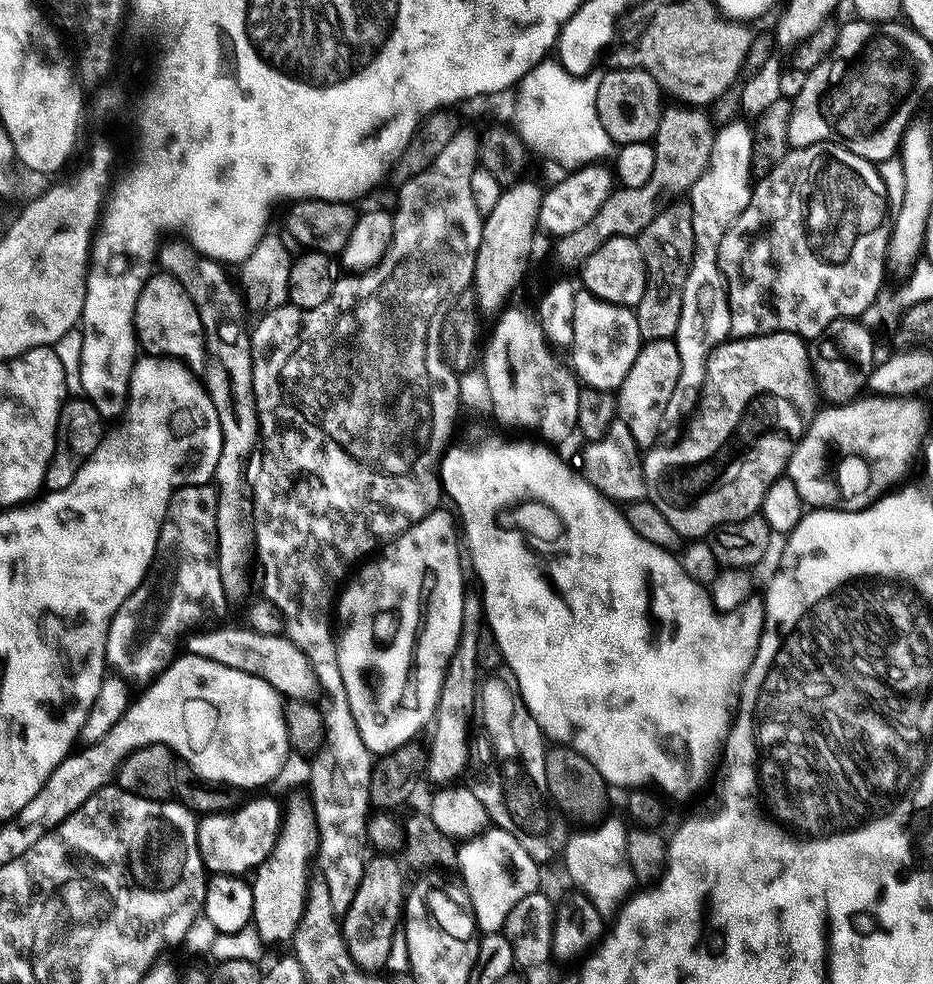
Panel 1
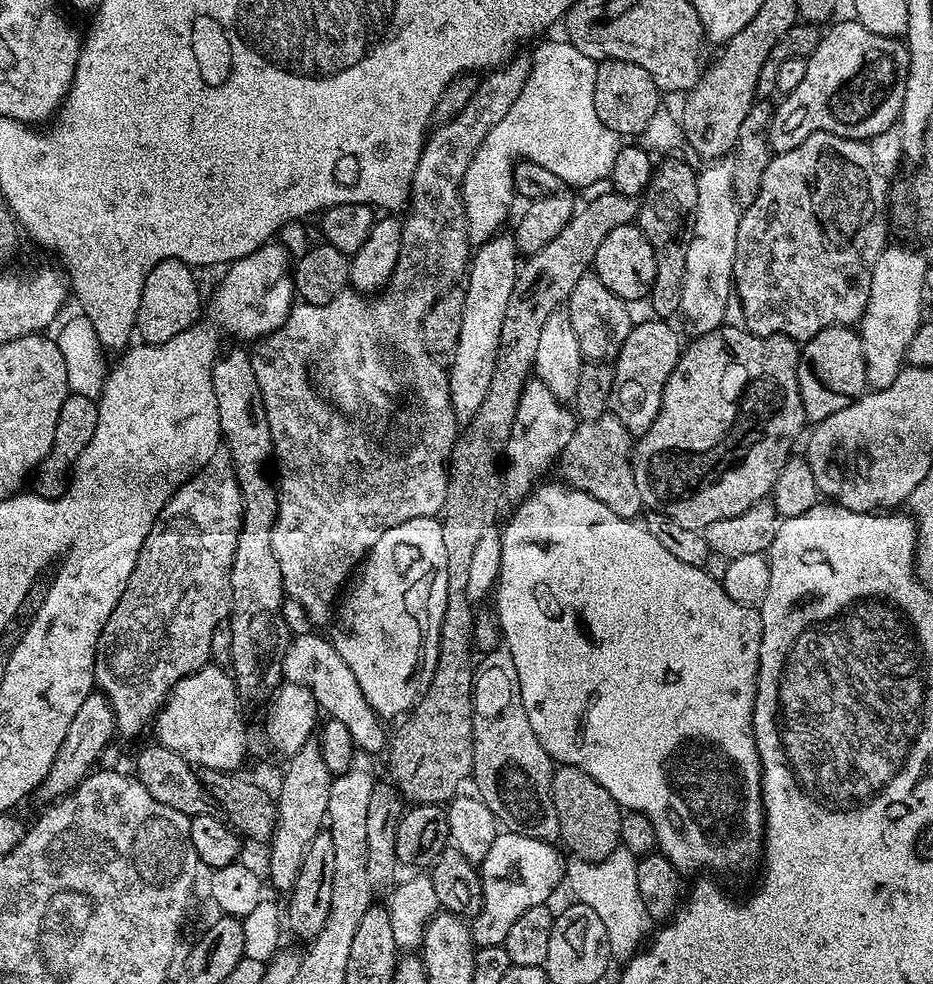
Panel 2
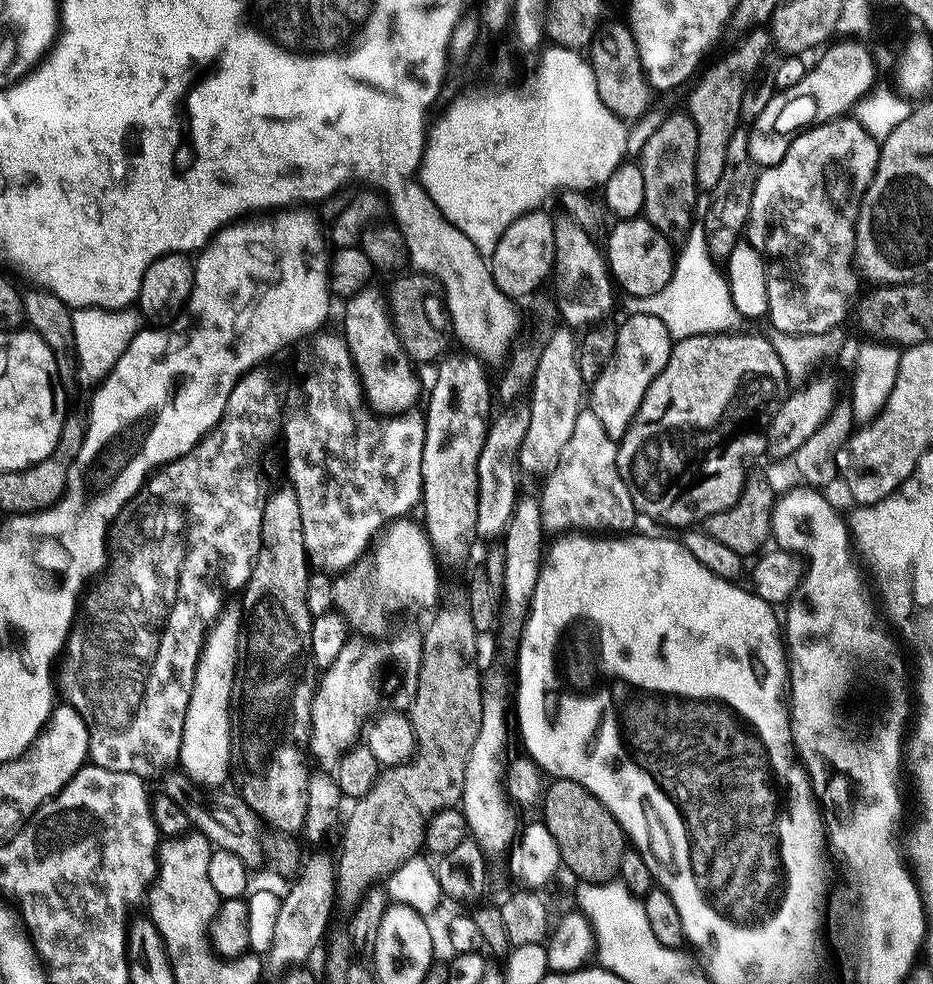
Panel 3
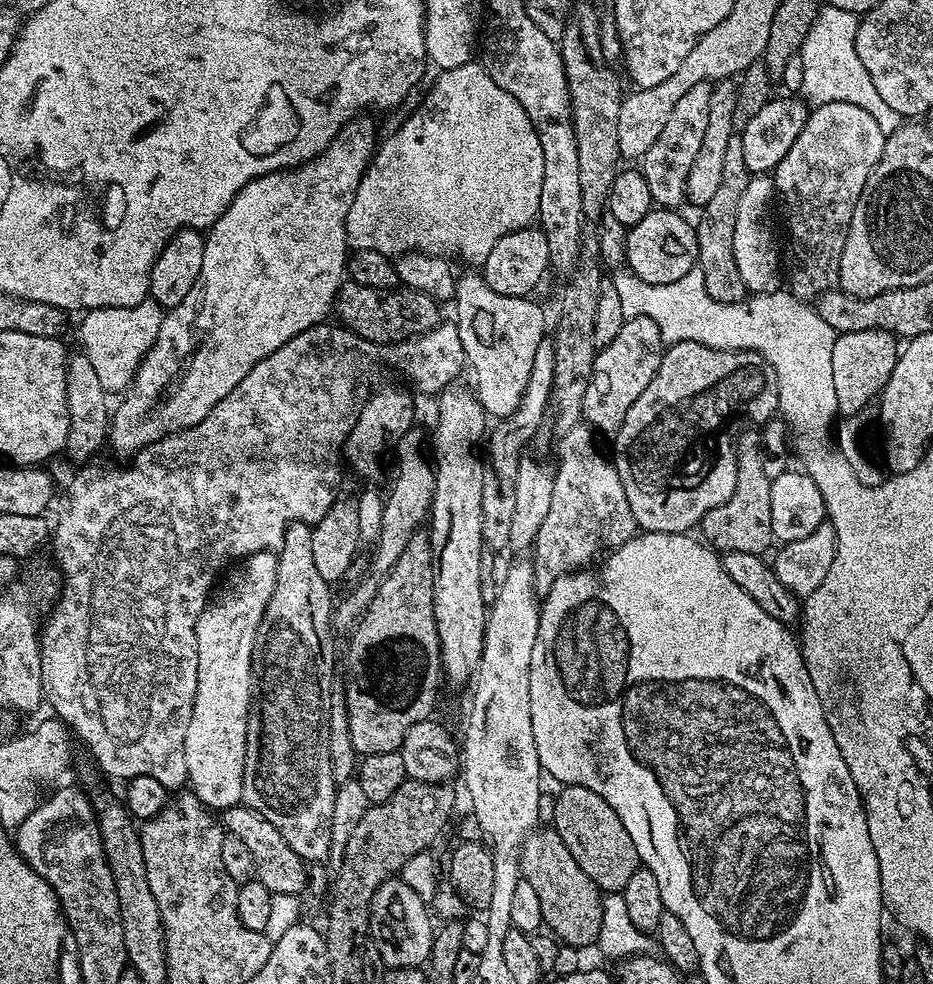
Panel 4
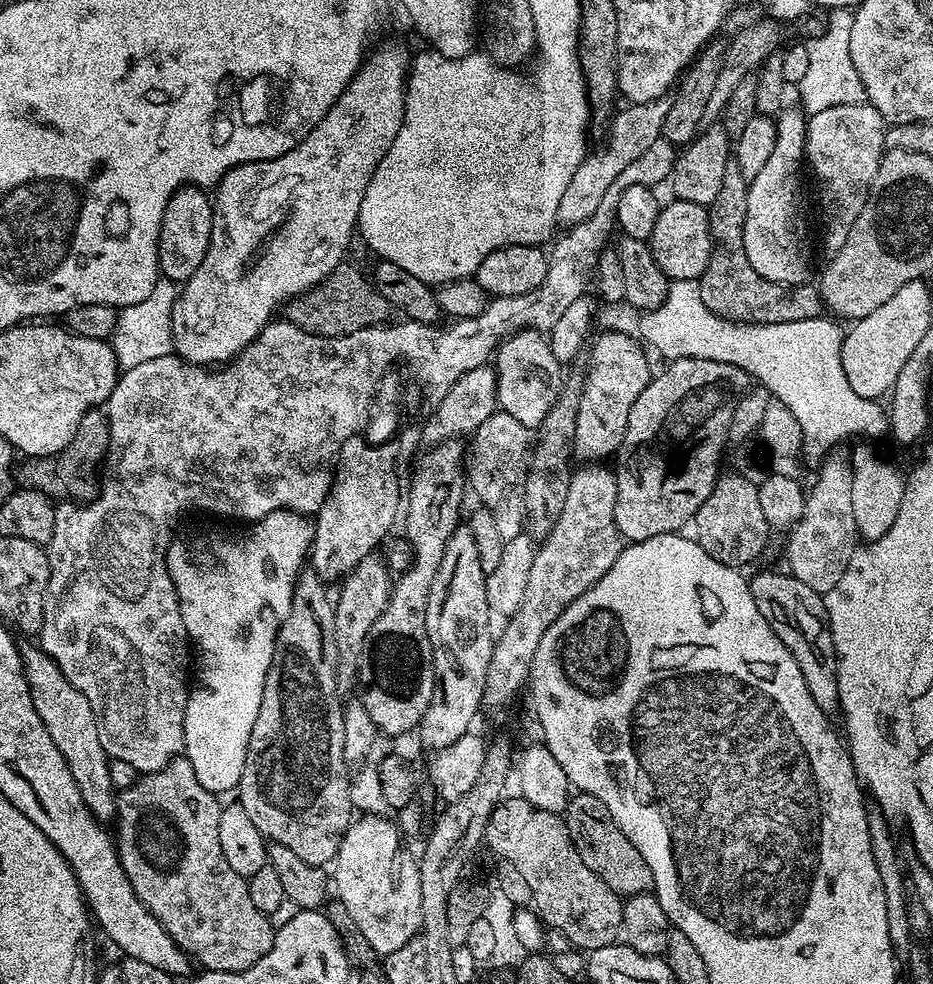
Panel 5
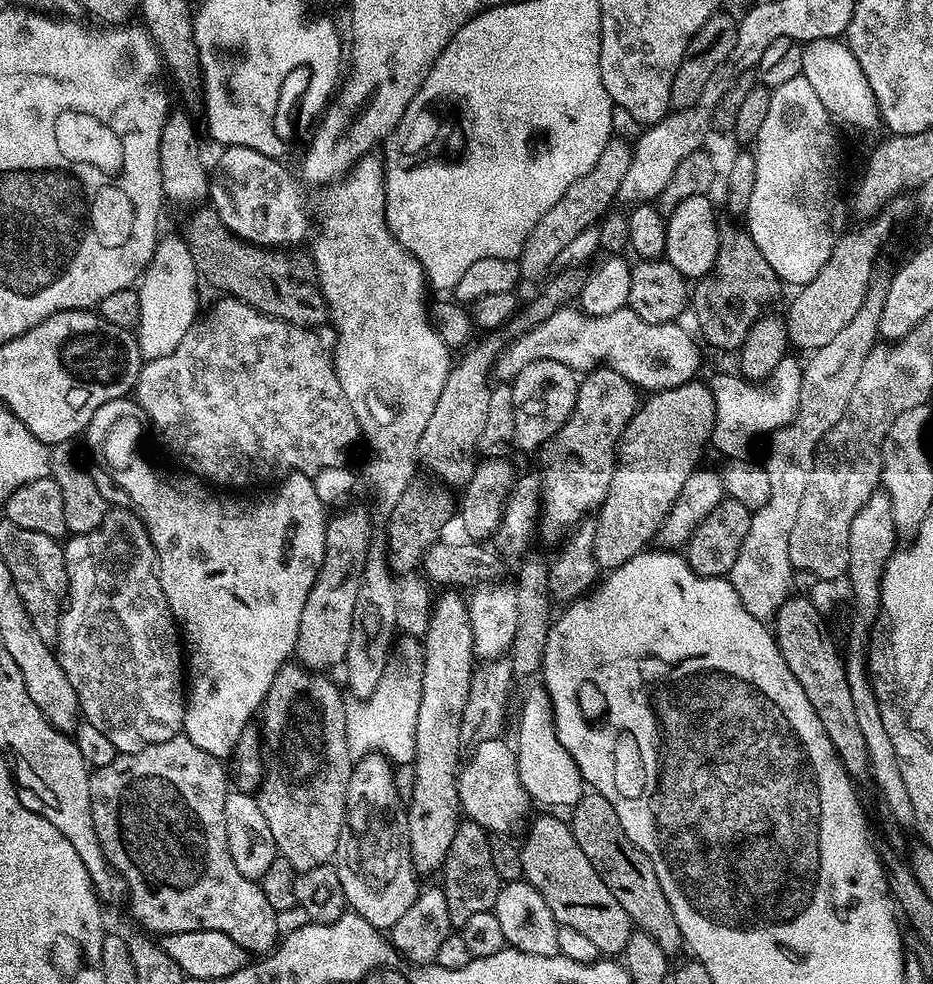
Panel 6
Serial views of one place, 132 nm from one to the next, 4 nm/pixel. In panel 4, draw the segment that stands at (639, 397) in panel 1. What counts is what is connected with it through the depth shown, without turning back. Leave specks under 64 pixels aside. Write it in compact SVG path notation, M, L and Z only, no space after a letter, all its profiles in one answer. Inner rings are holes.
M636 317L625 320L622 331L615 336L610 346L599 349L594 358L594 370L590 374L590 386L586 386L586 398L582 398L584 420L596 429L597 433L614 434L626 418L626 410L634 406L650 378L658 374L666 345L658 323L648 317Z

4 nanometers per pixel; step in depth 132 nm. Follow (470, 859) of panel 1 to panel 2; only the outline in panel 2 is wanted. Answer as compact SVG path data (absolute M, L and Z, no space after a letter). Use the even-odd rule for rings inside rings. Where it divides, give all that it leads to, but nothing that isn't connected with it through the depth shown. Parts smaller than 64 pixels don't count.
M501 831L493 840L486 858L478 865L479 876L482 886L482 908L477 916L471 917L472 943L477 948L486 946L501 946L504 939L510 934L510 926L517 922L518 918L531 907L545 905L551 901L552 892L556 887L561 887L566 876L566 860L560 857L561 849L556 844L547 840L526 837L522 834Z

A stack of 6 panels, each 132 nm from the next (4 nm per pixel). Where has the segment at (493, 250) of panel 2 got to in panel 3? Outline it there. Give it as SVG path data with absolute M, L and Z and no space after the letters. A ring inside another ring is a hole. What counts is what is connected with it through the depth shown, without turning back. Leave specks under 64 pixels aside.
M463 353L449 355L439 363L436 381L428 396L428 408L424 412L426 442L422 446L422 527L441 561L466 555L476 536L476 463L494 412L494 388L488 385L485 363L473 353Z

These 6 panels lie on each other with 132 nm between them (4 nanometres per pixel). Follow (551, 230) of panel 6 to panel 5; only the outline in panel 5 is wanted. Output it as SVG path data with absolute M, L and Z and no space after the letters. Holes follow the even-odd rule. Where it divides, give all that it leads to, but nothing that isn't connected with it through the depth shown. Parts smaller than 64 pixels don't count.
M669 97L655 99L654 102L631 104L619 110L611 117L611 124L608 130L608 140L606 144L585 156L583 162L574 172L570 184L566 186L566 191L562 194L562 199L558 206L556 215L557 223L566 228L581 224L590 218L594 211L598 210L598 205L602 202L603 195L606 194L607 187L627 166L630 166L651 145L661 139L665 124L666 113L671 104Z

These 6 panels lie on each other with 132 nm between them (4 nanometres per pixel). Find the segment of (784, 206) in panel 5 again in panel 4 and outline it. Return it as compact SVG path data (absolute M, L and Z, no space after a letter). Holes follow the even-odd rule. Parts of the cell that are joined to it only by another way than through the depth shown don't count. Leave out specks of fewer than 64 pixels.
M756 174L751 177L738 202L738 218L734 221L734 262L738 262L738 274L742 274L742 282L749 290L749 293L759 294L773 292L779 289L782 284L782 256L776 249L776 236L768 225L768 211L774 204L774 180L768 174Z

